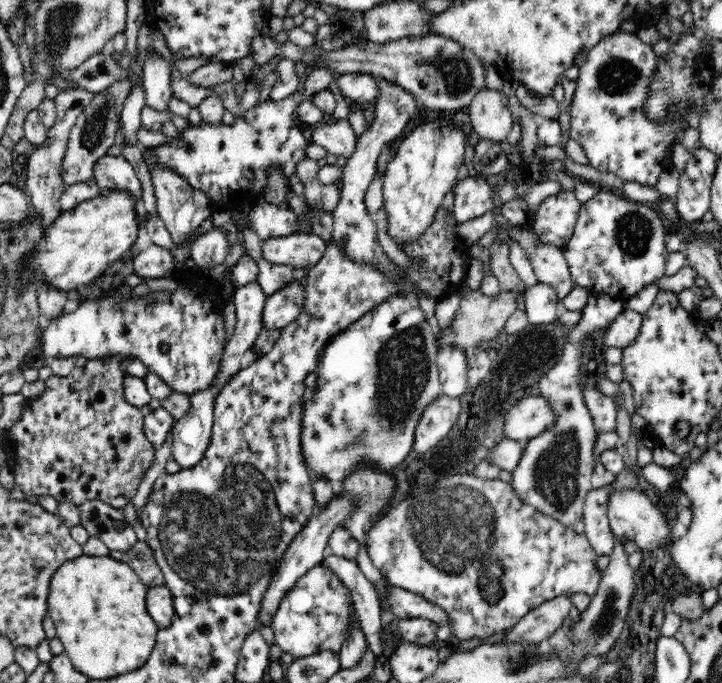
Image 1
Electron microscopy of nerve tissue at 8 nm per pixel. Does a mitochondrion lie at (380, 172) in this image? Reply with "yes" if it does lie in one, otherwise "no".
no

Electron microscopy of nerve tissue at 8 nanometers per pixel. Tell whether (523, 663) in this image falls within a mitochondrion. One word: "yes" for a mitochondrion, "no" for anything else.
yes

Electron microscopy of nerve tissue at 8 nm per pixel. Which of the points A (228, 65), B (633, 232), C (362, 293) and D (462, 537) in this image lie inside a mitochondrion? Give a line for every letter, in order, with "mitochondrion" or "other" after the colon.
A: other
B: mitochondrion
C: other
D: mitochondrion

